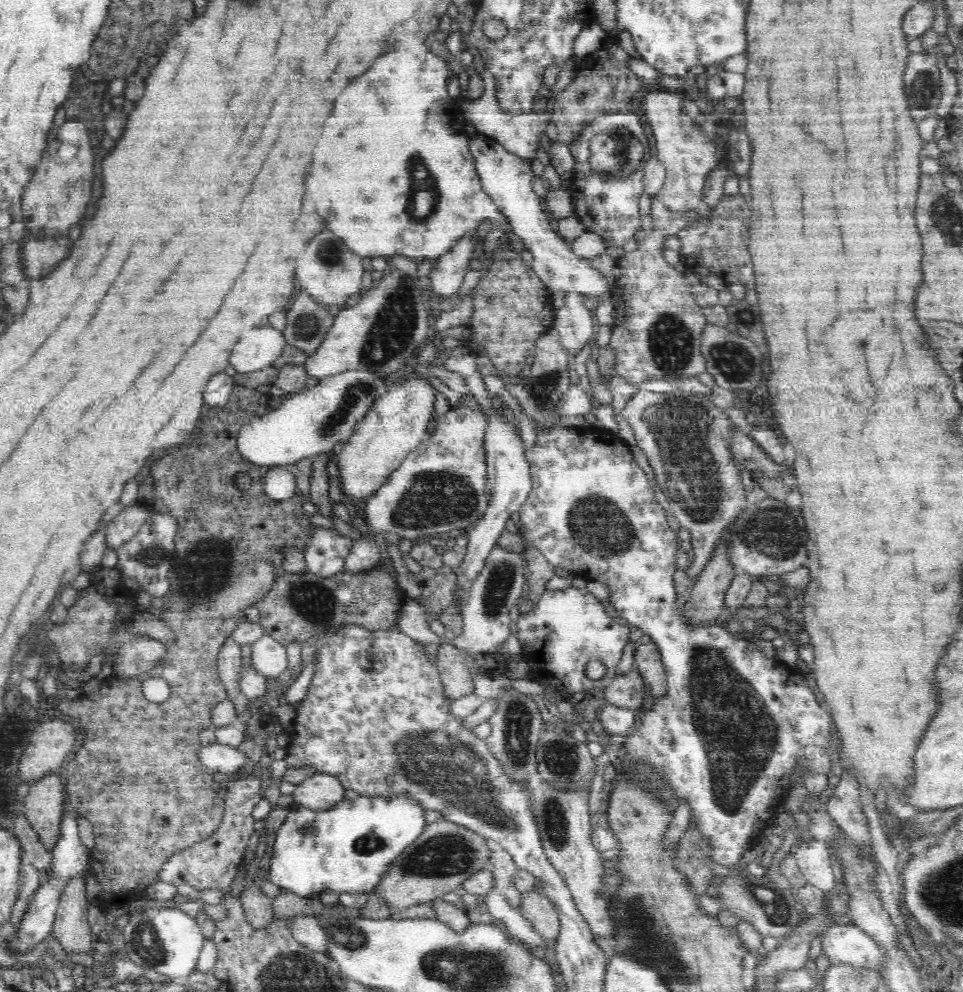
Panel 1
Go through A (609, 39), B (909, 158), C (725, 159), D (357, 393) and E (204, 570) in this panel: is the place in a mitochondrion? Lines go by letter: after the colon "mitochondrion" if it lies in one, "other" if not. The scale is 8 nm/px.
A: other
B: other
C: other
D: mitochondrion
E: mitochondrion

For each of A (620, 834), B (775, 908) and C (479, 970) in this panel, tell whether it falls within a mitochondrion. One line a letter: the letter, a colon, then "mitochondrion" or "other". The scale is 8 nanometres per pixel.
A: other
B: mitochondrion
C: mitochondrion

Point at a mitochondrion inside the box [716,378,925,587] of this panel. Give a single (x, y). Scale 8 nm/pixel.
(775, 532)

